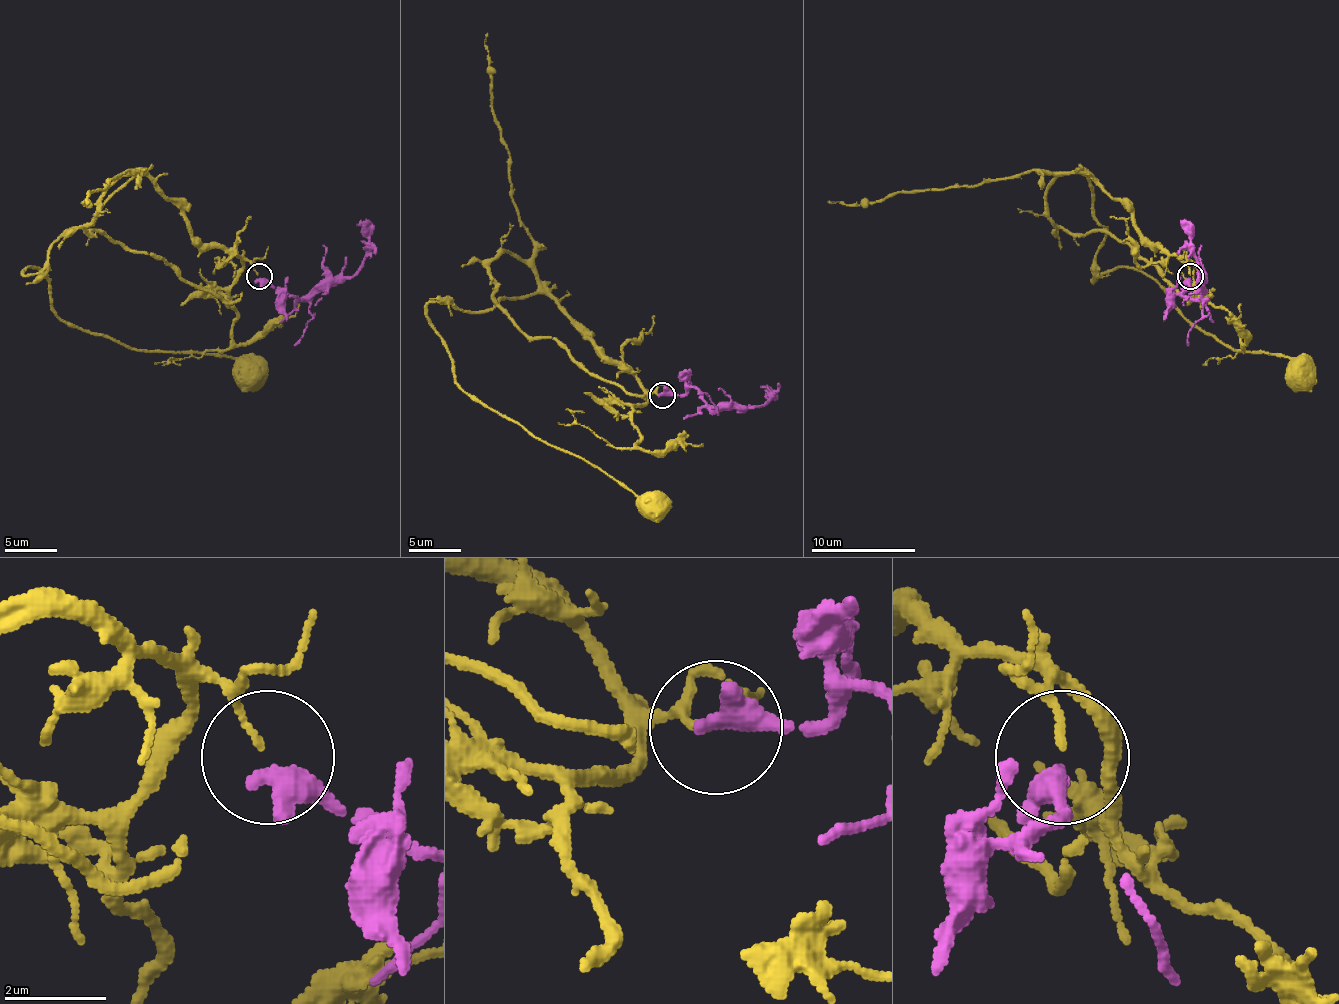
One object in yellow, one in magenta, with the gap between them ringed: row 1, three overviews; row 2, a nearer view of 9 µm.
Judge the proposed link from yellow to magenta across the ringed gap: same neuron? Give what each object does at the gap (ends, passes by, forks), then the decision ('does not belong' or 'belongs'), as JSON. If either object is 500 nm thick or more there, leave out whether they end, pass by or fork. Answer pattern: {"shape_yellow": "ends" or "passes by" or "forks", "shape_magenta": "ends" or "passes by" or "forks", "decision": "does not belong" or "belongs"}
{"shape_yellow": "ends", "shape_magenta": "passes by", "decision": "belongs"}

